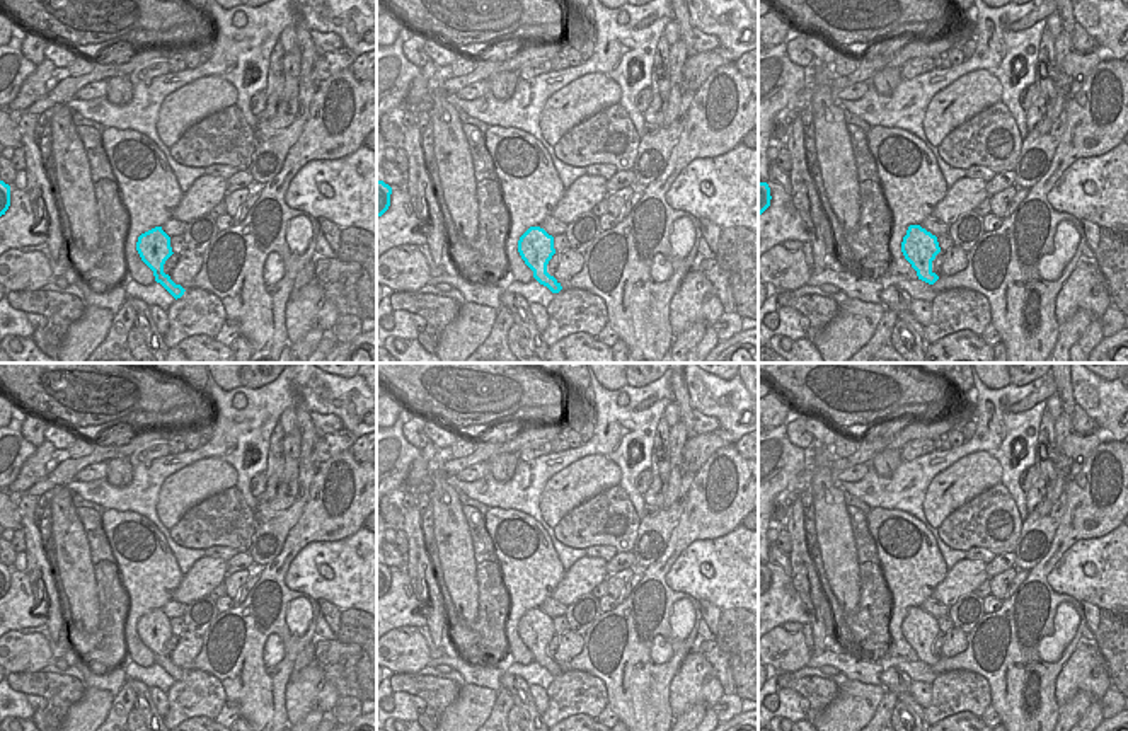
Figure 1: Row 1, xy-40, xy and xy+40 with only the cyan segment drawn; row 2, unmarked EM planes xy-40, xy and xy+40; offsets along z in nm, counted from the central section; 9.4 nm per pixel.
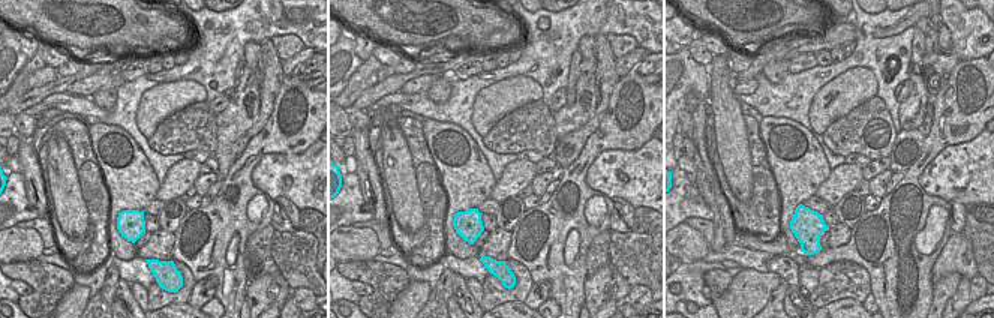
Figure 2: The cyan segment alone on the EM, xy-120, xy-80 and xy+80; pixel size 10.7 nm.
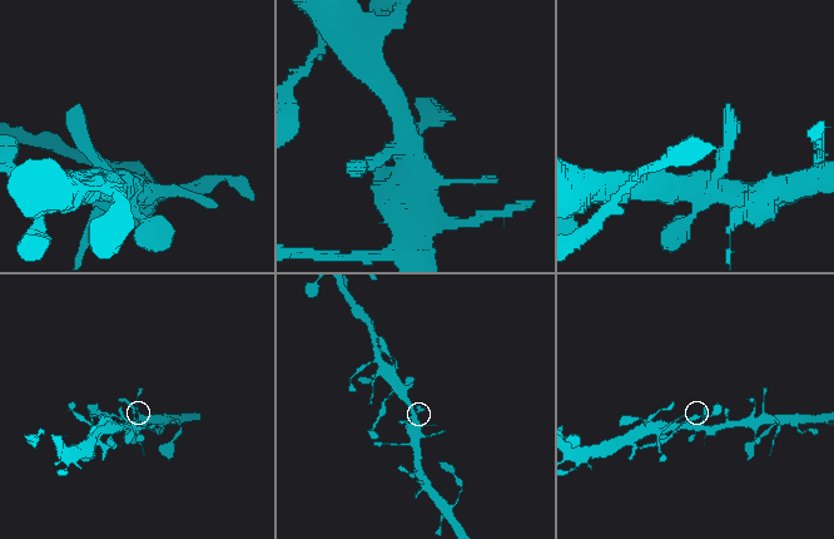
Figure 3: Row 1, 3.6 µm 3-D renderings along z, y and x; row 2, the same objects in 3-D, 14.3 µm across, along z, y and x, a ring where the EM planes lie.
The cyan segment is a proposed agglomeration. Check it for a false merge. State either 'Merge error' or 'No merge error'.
No merge error.

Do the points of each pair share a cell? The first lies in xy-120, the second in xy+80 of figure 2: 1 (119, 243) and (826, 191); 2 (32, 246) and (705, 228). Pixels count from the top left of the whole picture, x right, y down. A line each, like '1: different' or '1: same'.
1: different
2: different

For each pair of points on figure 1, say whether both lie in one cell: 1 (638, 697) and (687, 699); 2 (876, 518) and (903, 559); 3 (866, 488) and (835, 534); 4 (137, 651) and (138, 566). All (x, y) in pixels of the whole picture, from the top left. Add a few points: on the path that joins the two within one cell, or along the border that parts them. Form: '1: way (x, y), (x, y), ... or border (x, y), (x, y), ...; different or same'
1: border (684, 661), (670, 684), (670, 713); different
2: way (883, 529), (905, 551); same
3: border (837, 483), (844, 489); different
4: way (132, 631), (132, 617), (138, 605), (138, 587); same

